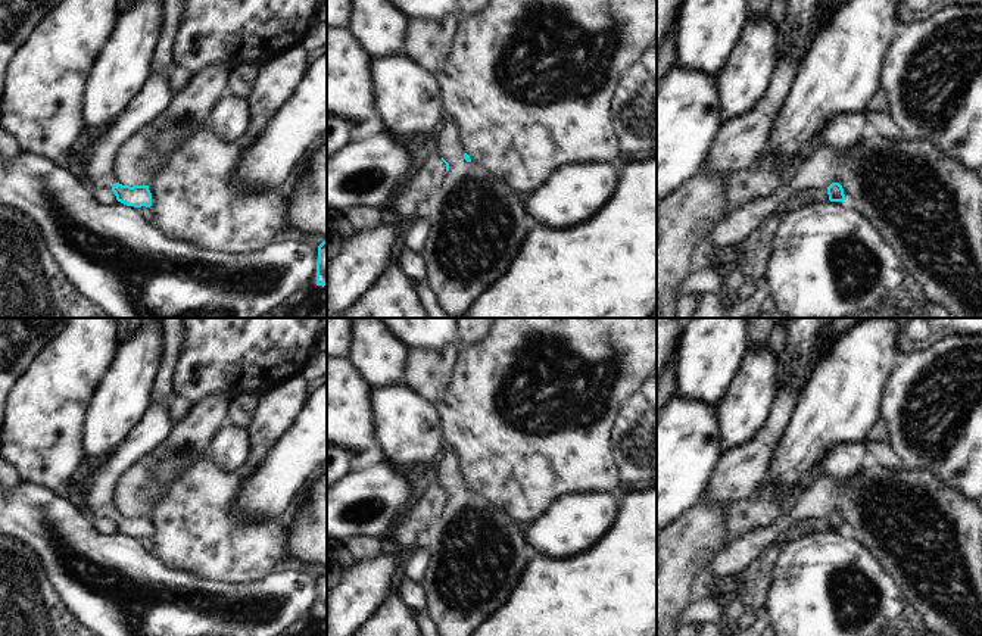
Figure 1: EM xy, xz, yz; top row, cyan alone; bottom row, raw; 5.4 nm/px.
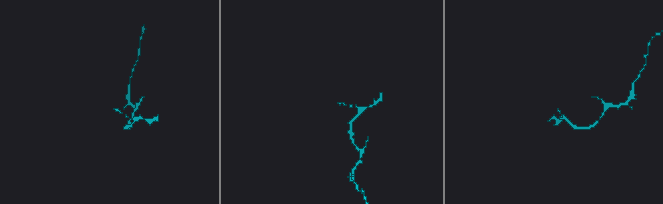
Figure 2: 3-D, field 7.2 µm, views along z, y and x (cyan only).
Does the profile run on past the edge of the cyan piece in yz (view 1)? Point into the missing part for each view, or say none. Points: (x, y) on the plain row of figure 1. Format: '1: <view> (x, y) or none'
1: none

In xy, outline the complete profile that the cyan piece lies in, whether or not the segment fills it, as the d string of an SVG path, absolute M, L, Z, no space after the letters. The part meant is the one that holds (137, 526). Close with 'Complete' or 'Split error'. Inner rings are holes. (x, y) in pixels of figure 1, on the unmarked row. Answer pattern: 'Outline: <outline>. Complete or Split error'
Outline: M169 398L166 400L150 400L146 412L125 434L121 443L81 481L80 506L91 517L109 517L116 530L134 537L150 537L152 523L149 515L122 515L113 505L113 487L119 474L144 453L160 443L174 425L169 414Z. Split error.

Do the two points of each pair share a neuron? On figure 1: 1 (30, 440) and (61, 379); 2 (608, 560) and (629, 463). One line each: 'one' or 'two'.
1: one
2: two

